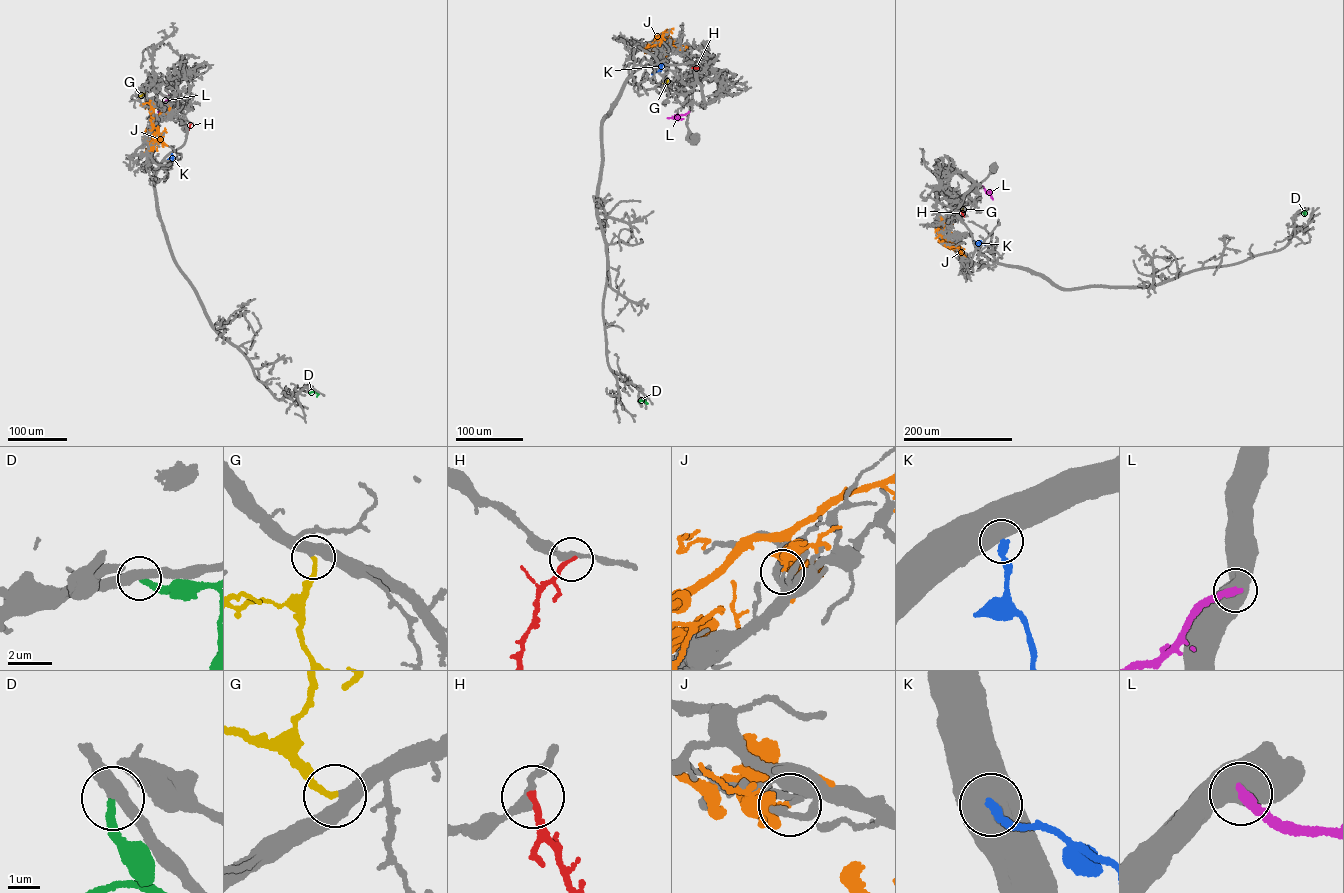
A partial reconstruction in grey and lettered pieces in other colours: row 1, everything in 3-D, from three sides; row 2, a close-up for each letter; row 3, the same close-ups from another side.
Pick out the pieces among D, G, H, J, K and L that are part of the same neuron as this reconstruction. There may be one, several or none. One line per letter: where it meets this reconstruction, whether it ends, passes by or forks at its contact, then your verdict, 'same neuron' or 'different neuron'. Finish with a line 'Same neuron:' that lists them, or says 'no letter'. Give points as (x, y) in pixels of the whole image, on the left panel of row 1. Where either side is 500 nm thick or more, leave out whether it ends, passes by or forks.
D: meets grey at (313, 390); it ends there; different neuron
G: meets grey at (145, 93); it ends there; same neuron
H: meets grey at (191, 123); it ends there; different neuron
J: meets grey at (162, 136); it ends there; different neuron
K: meets grey at (171, 152); different neuron
L: meets grey at (169, 93); different neuron
Same neuron: G

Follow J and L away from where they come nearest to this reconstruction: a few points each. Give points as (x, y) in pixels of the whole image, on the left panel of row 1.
J: (162, 136), (152, 139), (154, 105), (147, 102), (140, 105), (138, 100)
L: (169, 93), (162, 110), (161, 103)

